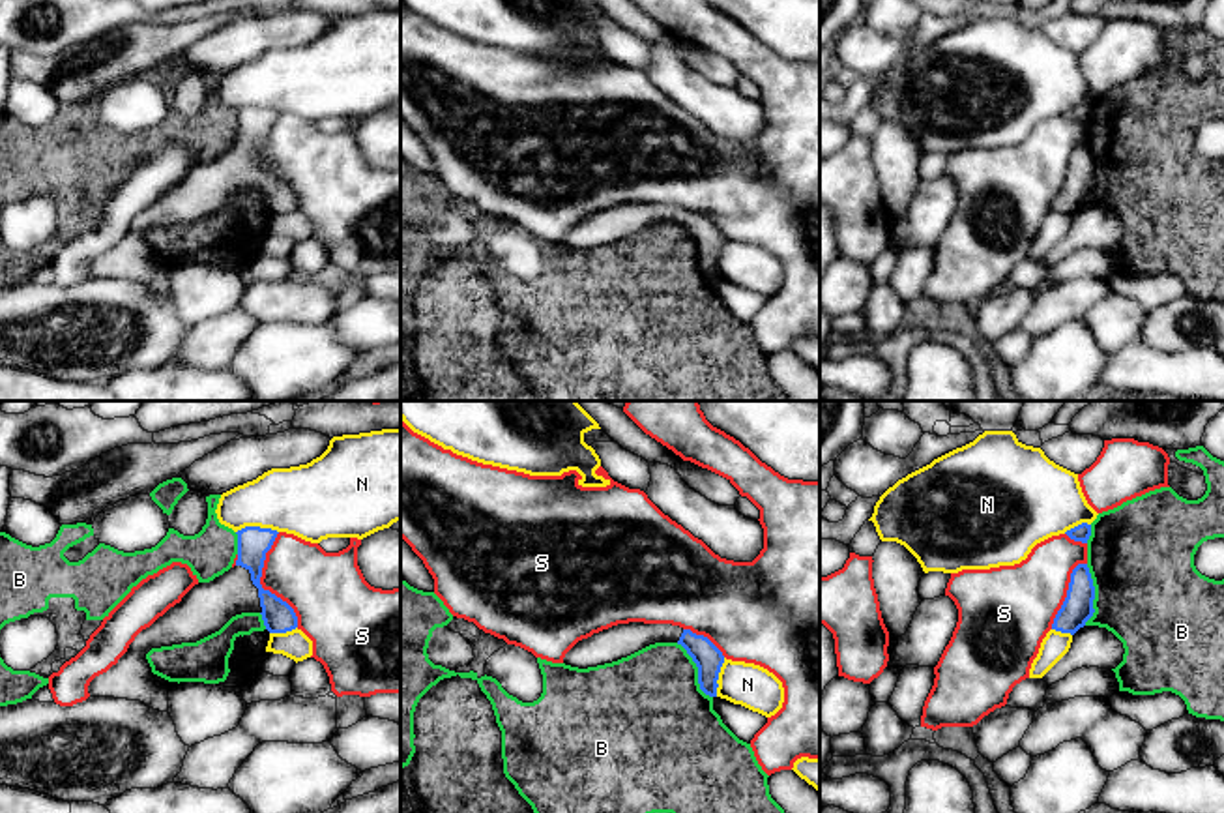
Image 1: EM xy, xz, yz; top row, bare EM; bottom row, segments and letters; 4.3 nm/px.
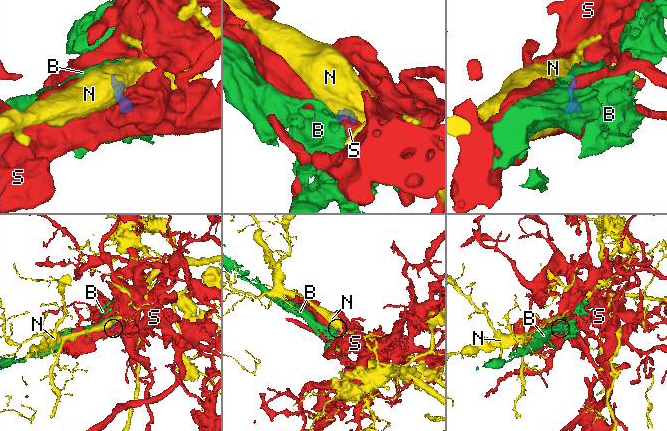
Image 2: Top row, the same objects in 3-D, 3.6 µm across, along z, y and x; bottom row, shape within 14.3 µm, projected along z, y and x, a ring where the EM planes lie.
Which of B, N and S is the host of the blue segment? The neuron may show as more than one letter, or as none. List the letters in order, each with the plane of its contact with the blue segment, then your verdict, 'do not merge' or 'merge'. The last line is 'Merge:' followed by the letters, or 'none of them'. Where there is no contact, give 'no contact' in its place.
B: meets blue in yz; do not merge
N: meets blue in xy; do not merge
S: meets blue in xy; do not merge
Merge: none of them

